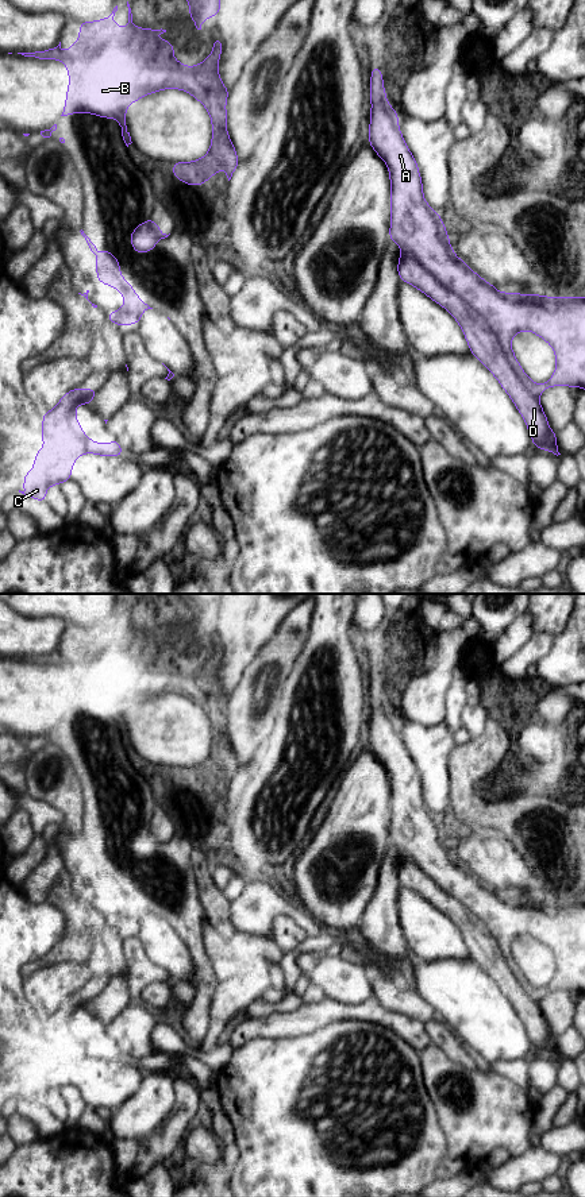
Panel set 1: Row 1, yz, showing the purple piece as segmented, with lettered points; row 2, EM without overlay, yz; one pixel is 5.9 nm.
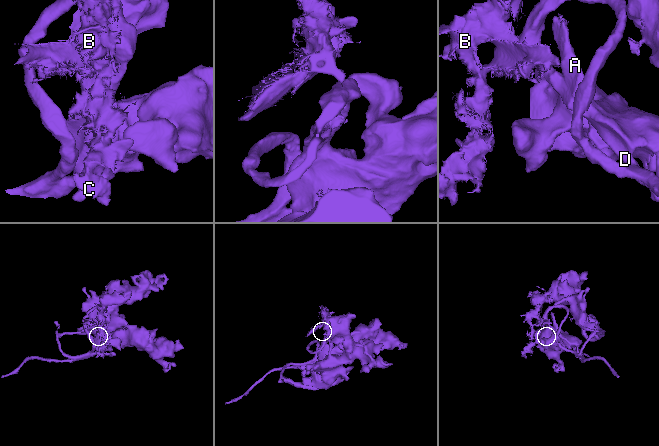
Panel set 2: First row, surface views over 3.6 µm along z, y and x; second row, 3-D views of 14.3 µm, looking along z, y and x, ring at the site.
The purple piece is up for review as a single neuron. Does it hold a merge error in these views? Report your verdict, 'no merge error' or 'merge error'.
no merge error

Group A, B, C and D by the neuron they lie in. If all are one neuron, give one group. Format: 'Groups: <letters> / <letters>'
Groups: A B C D

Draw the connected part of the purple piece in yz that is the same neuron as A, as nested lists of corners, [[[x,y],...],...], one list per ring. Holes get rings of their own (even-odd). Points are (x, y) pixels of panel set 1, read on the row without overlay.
[[[373,669],[372,673],[369,702],[372,715],[367,746],[385,765],[390,783],[389,845],[396,846],[401,853],[397,880],[453,919],[466,942],[470,958],[496,981],[513,1005],[524,1023],[535,1053],[561,1059],[557,1038],[550,1034],[538,1000],[559,989],[585,993],[585,901],[555,903],[515,896],[499,897],[496,891],[482,884],[466,866],[461,865],[450,850],[440,819],[424,804],[417,767],[401,740],[396,714],[388,708],[378,669]],[[520,935],[534,937],[554,954],[555,976],[544,988],[534,988],[512,955],[511,945]]]

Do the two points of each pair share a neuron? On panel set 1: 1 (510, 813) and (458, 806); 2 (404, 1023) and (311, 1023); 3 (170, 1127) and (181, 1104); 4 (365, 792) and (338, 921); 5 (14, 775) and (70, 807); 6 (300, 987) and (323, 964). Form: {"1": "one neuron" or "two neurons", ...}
{"1": "one neuron", "2": "one neuron", "3": "one neuron", "4": "one neuron", "5": "two neurons", "6": "two neurons"}

